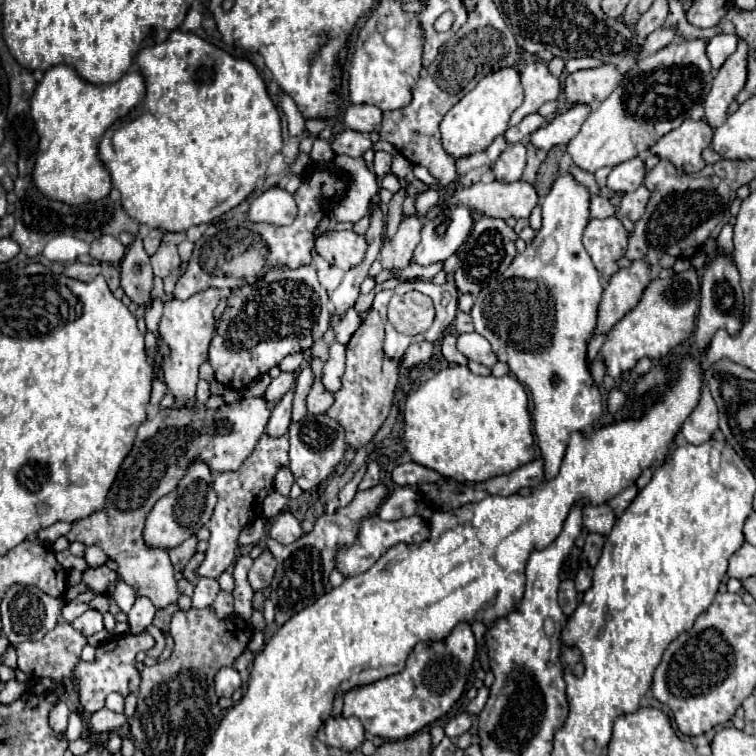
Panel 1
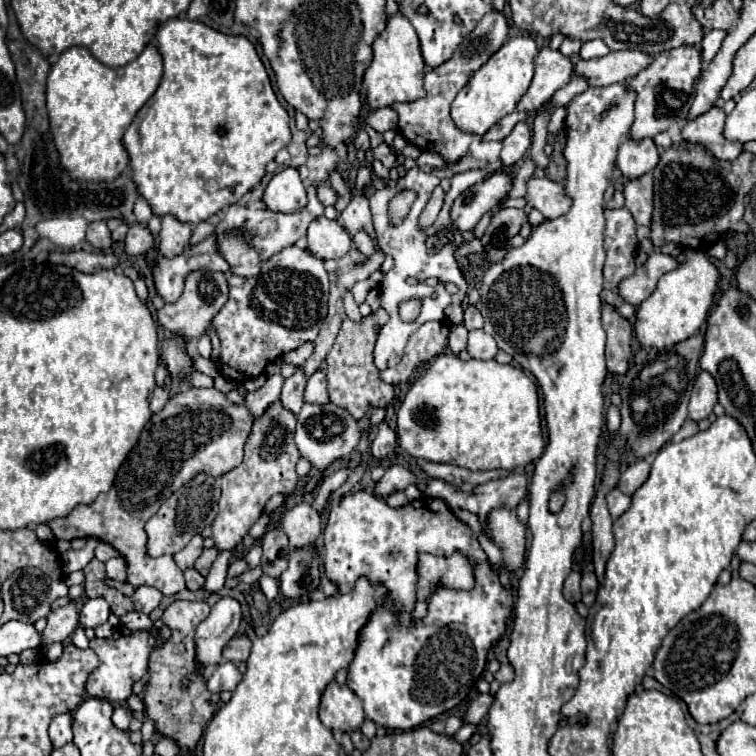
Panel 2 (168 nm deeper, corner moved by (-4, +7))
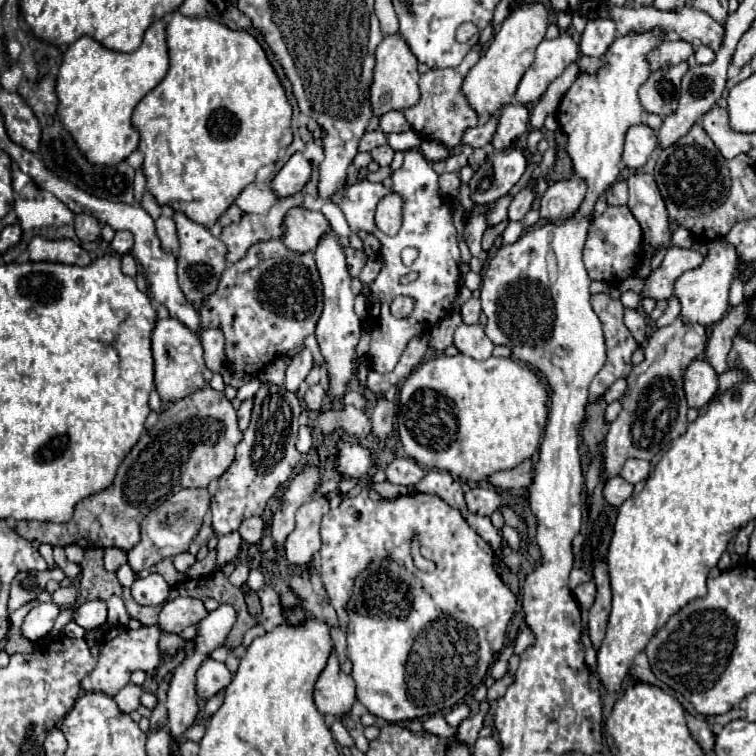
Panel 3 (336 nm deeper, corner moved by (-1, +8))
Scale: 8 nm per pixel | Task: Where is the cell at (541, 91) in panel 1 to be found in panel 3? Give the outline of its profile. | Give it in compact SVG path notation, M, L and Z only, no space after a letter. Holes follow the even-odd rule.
M569 32L559 34L555 40L543 40L537 46L535 60L521 78L521 84L515 92L515 102L533 104L537 102L547 86L563 74L563 70L579 58L579 46Z

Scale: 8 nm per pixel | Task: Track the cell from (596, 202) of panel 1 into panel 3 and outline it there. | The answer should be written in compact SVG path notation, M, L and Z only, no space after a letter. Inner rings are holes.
M615 182L611 188L607 188L605 198L607 198L607 204L611 204L611 206L627 204L627 186L625 186L625 182Z

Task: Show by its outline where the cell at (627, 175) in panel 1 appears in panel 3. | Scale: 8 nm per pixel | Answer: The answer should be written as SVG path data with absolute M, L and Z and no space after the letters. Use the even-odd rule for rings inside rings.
M645 124L631 126L625 134L625 146L621 160L627 168L641 168L651 158L653 150L657 146L657 132L651 130Z

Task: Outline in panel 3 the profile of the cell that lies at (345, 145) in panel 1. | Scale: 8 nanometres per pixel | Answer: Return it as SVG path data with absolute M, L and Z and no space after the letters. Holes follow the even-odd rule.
M377 130L377 132L365 132L361 142L359 142L359 152L371 152L373 148L381 146L381 144L387 144L387 136Z

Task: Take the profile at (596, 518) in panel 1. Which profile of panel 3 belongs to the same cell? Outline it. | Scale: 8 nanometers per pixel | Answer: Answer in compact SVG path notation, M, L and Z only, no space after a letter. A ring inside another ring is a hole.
M611 478L605 488L603 488L603 496L605 500L613 506L613 508L619 508L629 496L633 494L633 486L627 484L623 478Z

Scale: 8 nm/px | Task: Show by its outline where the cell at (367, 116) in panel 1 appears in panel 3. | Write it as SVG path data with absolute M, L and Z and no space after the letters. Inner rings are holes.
M387 112L379 118L379 128L385 132L385 134L391 134L391 132L405 132L405 130L411 130L411 126L407 124L403 112Z

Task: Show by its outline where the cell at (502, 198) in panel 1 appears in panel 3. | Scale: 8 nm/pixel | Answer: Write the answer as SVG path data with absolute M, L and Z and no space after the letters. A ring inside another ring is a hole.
M577 176L551 184L547 192L541 196L541 210L539 210L541 218L561 220L561 218L573 216L573 212L583 202L585 192L587 192L587 186Z

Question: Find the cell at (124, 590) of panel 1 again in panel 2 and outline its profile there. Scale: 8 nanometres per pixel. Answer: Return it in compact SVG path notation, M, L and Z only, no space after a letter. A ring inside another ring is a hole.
M122 557L110 559L106 563L106 571L108 571L110 579L114 579L114 581L126 581L126 561Z

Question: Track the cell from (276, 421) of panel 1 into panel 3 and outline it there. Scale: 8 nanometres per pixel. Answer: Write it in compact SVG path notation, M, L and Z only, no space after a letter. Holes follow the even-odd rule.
M303 348L303 352L299 352L297 356L293 356L291 364L287 366L287 378L285 378L285 388L293 394L299 392L301 382L307 378L309 370L313 366L313 356L309 348Z

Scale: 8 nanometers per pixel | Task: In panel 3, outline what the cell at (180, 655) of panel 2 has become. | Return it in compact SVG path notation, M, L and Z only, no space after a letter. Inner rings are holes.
M175 598L165 602L161 614L159 614L159 626L165 632L179 634L183 628L197 624L207 616L207 610L201 600L197 598Z

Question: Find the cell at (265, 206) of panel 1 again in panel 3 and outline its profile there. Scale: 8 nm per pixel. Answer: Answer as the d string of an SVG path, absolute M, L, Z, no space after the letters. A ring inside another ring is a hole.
M293 154L289 162L279 170L279 174L273 178L271 188L279 198L289 198L301 192L311 176L311 162L303 158L303 154Z

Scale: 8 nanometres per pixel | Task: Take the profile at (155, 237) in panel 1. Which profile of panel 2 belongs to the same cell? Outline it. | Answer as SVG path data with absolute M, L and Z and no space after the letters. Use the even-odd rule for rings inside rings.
M134 223L128 229L128 235L124 239L124 251L128 255L144 255L150 245L154 245L154 235L150 233L150 229L146 225Z

